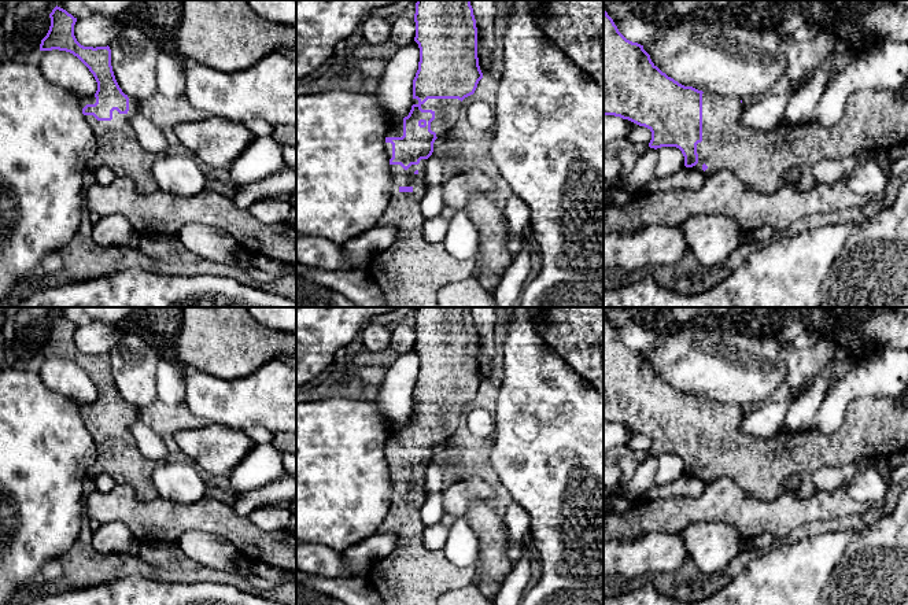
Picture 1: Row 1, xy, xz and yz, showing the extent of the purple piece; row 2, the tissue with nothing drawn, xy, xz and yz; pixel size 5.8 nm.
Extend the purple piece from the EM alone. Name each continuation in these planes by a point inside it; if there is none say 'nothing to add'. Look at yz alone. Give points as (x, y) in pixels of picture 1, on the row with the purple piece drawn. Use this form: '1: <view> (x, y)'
1: yz (874, 120)

